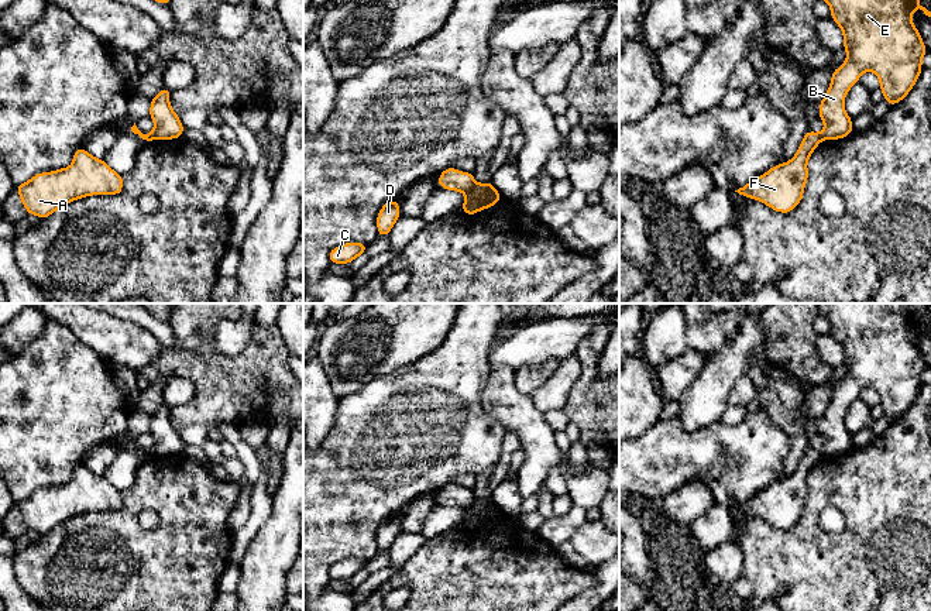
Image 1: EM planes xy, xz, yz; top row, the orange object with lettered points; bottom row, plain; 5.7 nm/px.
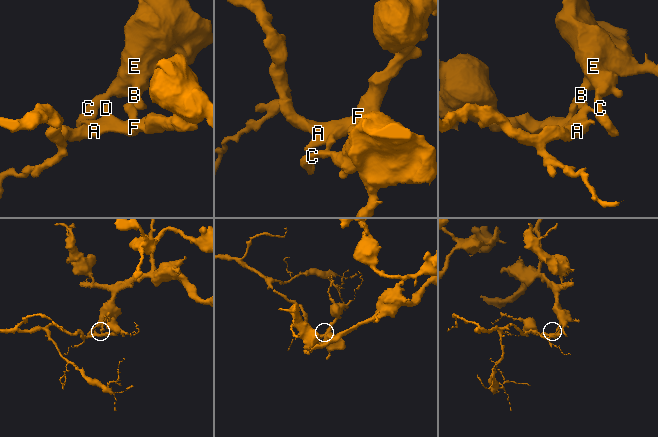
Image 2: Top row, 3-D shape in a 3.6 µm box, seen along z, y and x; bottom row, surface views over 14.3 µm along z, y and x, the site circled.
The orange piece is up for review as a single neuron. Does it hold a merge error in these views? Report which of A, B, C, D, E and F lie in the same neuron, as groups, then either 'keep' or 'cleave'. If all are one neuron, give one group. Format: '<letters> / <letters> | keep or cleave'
A D F / B C E | cleave

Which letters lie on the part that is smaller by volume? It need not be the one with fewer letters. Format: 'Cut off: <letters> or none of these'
Cut off: A, D, F

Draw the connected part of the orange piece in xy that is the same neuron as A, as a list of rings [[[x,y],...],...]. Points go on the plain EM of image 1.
[[[78,464],[71,483],[35,490],[25,500],[16,501],[16,505],[28,531],[47,535],[66,519],[86,512],[120,511],[123,492],[104,476]]]

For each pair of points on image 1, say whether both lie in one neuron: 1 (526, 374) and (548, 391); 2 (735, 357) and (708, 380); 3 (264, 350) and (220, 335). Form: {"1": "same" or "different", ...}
{"1": "different", "2": "same", "3": "different"}

